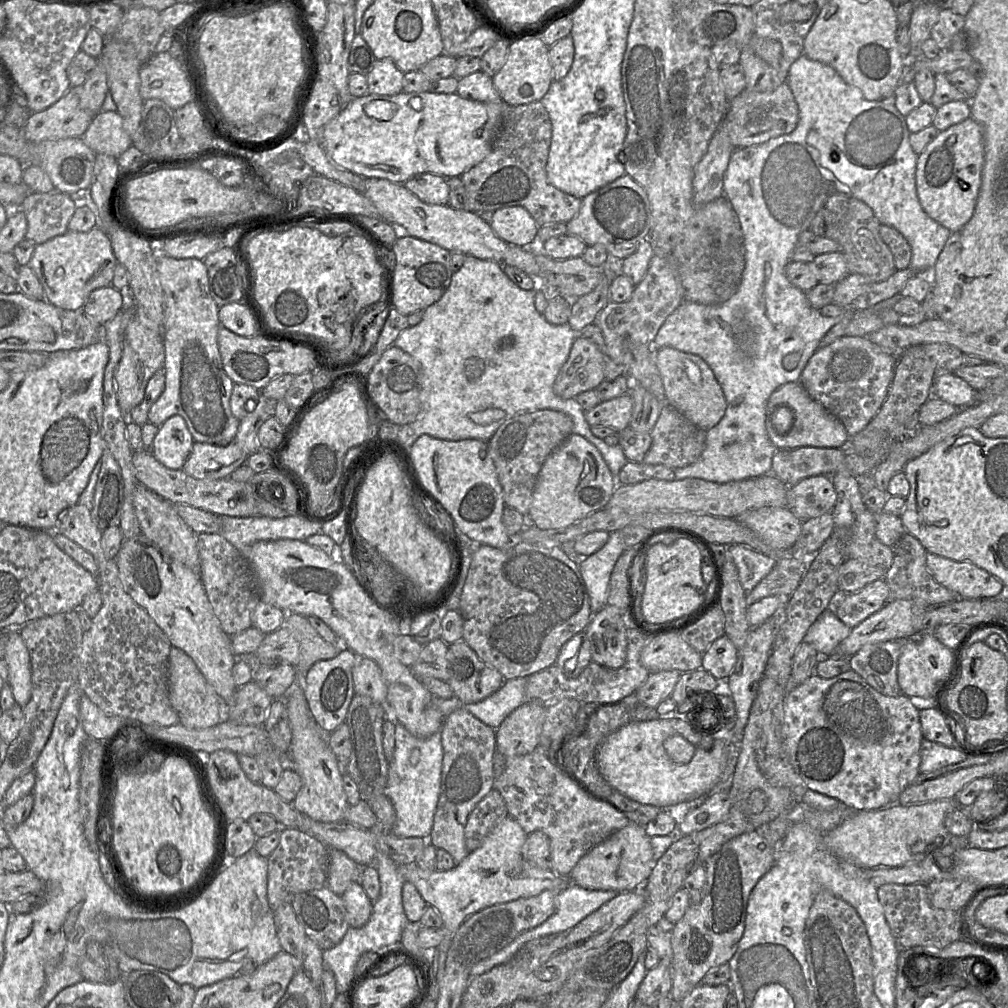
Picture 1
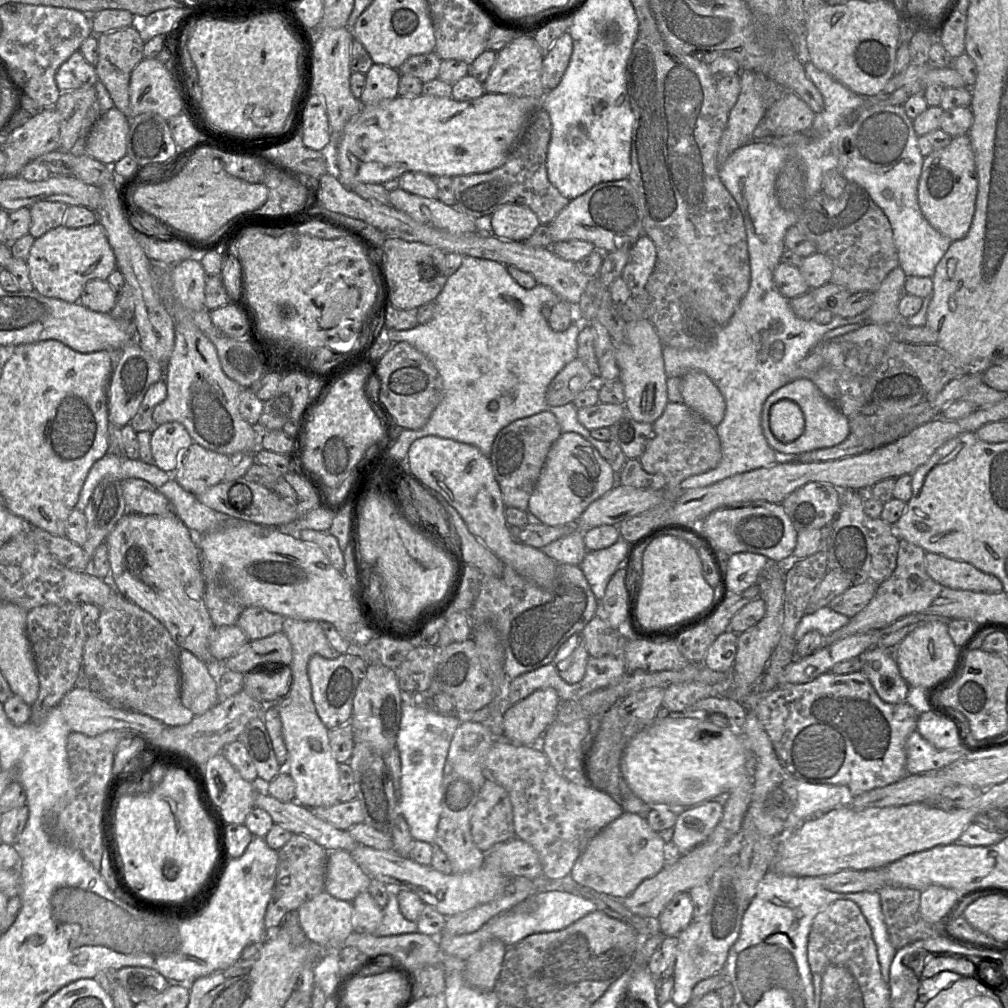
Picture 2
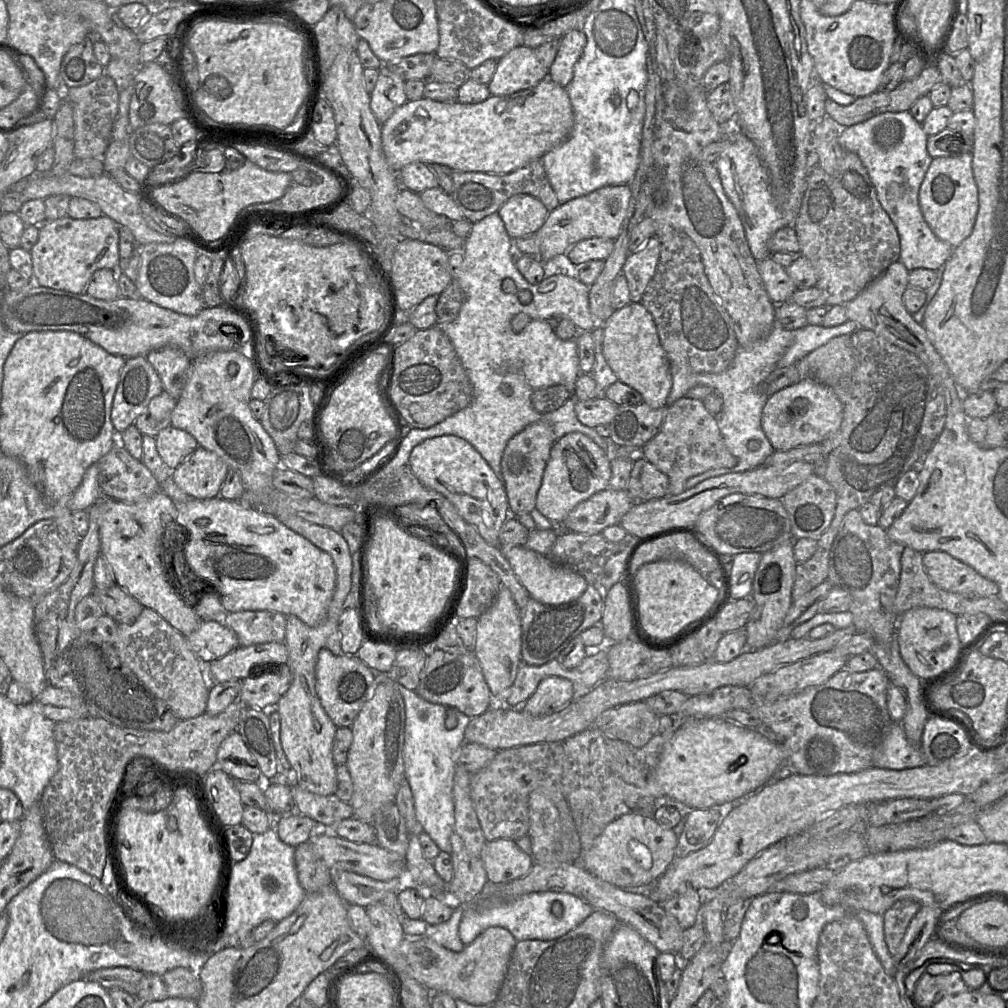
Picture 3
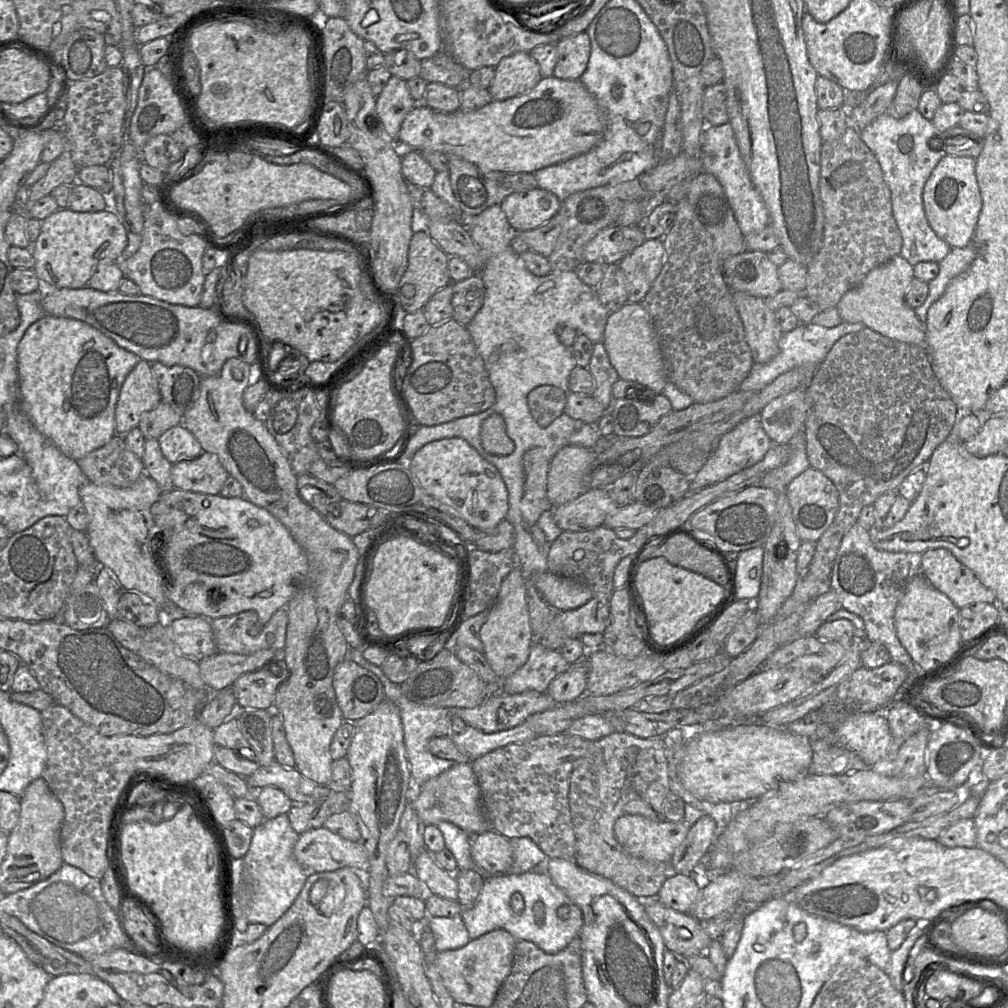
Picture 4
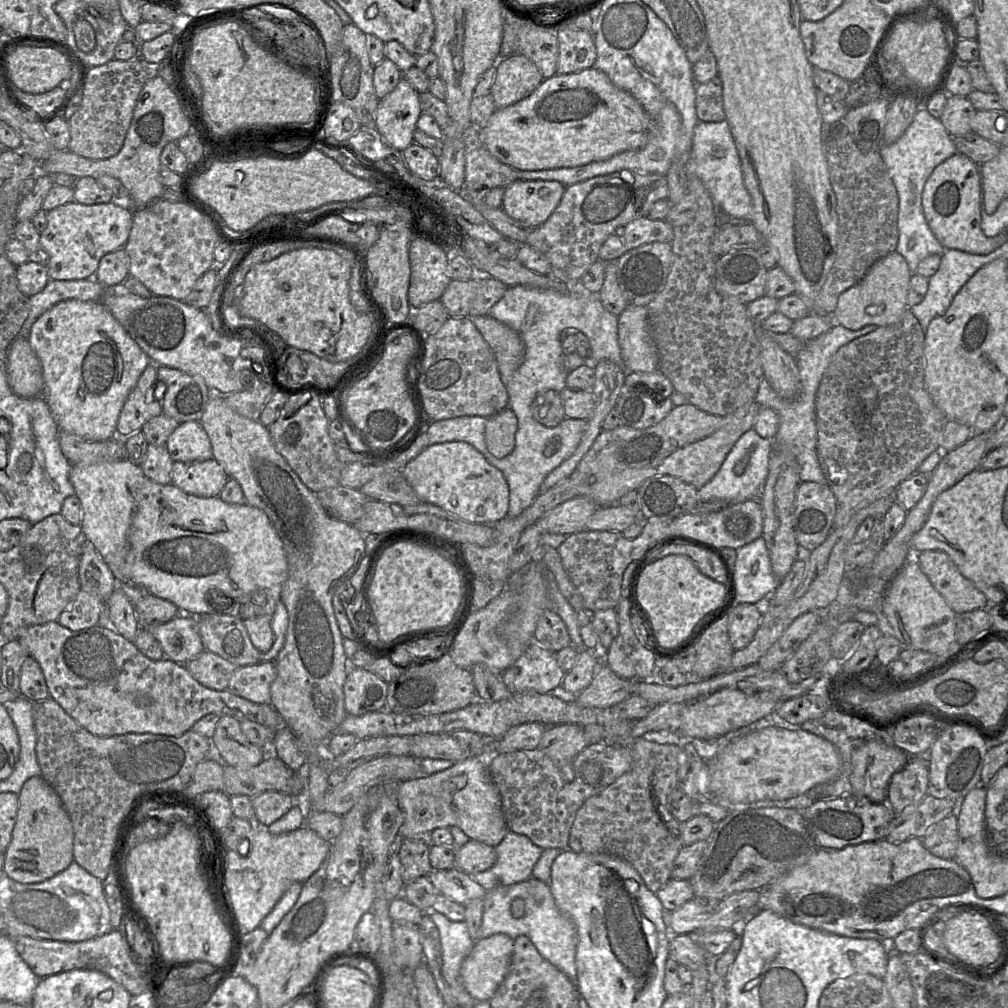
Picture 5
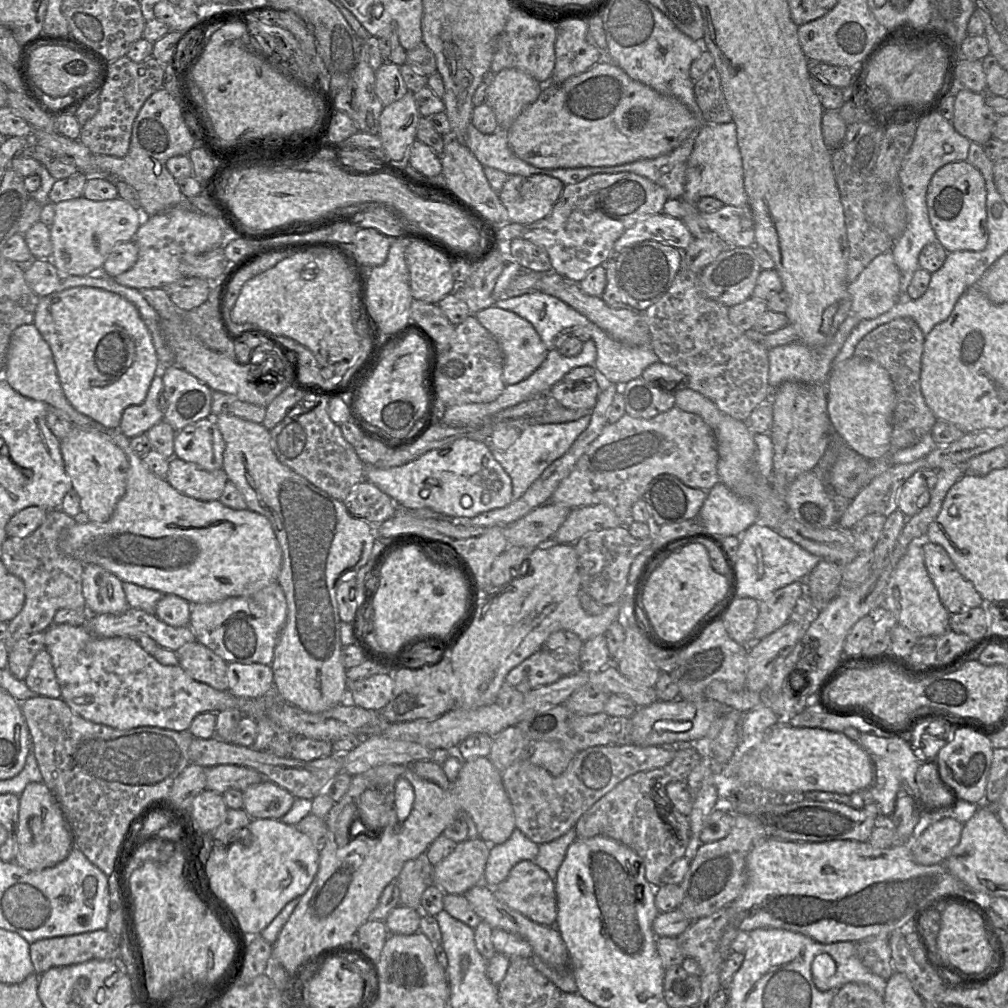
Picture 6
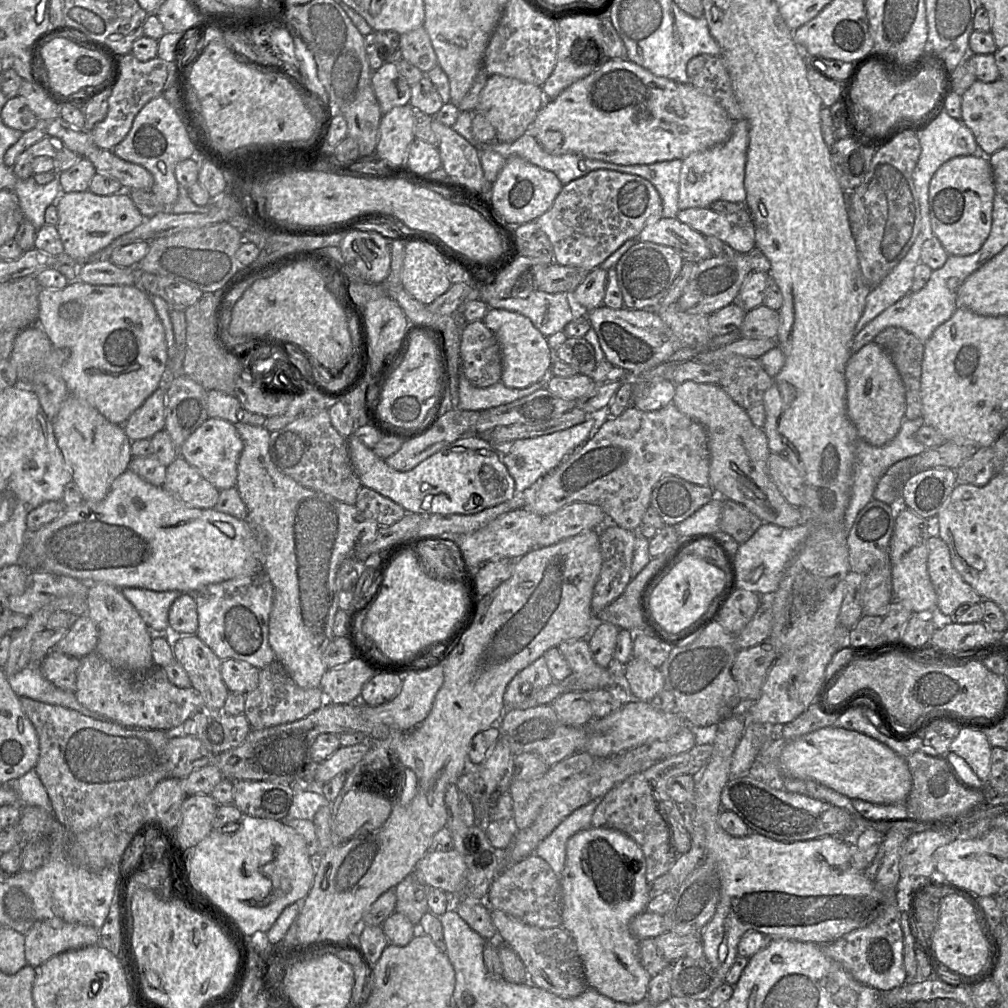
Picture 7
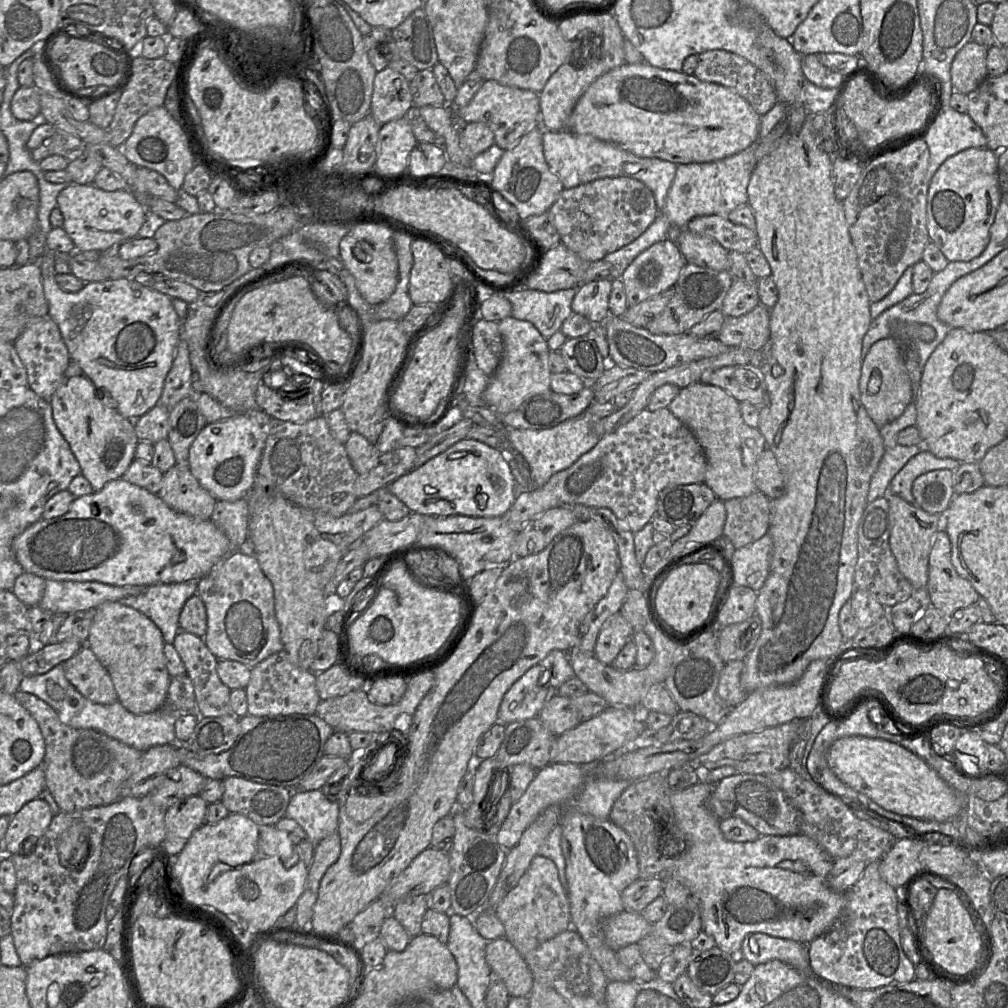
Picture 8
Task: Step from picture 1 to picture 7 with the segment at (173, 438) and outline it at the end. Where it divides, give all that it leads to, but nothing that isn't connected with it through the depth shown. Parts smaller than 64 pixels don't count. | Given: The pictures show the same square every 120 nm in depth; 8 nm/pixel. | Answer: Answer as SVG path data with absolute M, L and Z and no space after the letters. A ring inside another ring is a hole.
M207 418L178 448L178 454L218 490L235 487L243 443L235 425L221 418Z

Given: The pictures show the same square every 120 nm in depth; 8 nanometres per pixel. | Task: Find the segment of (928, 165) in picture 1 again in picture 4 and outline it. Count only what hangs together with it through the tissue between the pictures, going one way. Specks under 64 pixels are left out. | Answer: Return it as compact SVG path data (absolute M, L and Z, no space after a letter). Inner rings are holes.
M944 156L927 180L923 190L923 205L933 231L951 248L965 248L974 237L982 209L976 160L971 157Z

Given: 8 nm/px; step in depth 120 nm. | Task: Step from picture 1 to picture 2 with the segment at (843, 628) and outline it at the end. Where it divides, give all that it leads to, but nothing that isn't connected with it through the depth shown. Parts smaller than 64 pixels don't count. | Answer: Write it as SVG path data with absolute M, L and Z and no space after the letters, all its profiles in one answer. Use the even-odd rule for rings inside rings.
M825 606L813 613L805 613L796 627L794 637L798 642L810 631L818 631L823 637L827 637L847 625L849 621L849 617Z

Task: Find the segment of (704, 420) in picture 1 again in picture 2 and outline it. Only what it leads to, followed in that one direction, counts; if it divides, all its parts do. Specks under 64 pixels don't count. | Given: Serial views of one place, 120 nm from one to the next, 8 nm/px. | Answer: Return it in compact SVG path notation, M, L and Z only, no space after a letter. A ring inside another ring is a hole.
M693 370L682 377L683 403L717 427L726 411L725 399L714 382L703 372Z

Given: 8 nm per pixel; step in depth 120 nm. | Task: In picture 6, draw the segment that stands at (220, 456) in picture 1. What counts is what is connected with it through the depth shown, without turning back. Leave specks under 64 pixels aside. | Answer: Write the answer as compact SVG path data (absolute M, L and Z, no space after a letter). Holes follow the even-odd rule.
M176 456L170 458L165 478L180 493L202 501L219 500L228 476L223 469L205 470Z

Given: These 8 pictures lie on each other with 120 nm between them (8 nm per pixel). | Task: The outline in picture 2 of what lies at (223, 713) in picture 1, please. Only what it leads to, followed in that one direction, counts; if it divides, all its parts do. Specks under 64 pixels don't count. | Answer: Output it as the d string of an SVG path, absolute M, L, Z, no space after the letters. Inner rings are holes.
M181 649L179 662L181 702L195 716L202 715L219 702L217 676L188 650Z

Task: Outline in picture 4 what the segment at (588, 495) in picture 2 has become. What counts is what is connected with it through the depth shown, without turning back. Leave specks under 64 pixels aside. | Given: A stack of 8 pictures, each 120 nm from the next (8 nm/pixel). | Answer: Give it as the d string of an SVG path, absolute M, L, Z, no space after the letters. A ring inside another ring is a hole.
M565 446L550 460L547 496L553 507L574 500L590 489L590 466L596 458L592 449Z

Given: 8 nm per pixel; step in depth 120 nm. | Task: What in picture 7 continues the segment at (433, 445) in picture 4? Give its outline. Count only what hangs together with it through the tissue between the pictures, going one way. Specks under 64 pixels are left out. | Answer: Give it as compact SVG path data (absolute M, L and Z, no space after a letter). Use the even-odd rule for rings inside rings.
M354 435L347 437L347 446L361 485L391 499L406 512L471 515L510 500L515 495L514 479L484 435L463 436L408 471L391 468ZM470 497L475 500L476 507L467 510L464 505Z

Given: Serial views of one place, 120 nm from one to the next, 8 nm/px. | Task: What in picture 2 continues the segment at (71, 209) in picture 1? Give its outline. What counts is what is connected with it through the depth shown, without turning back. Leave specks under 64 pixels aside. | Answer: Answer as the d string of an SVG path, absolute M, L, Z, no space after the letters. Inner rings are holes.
M39 201L30 206L29 234L37 239L49 230L63 225L68 207L68 204L57 201Z

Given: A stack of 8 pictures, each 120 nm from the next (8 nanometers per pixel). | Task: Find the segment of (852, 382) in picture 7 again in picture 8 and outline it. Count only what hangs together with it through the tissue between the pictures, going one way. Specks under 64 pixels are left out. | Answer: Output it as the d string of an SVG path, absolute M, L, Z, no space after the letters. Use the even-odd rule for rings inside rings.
M896 338L880 339L871 346L862 361L859 390L868 415L879 428L901 416L913 401L911 379L905 366L901 343Z

